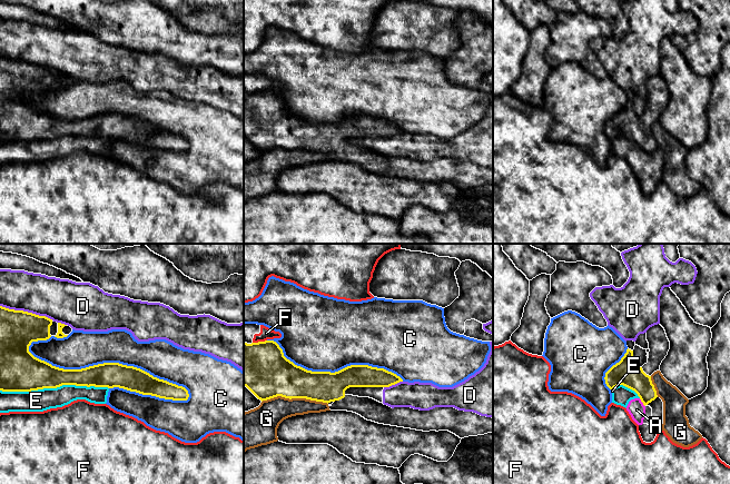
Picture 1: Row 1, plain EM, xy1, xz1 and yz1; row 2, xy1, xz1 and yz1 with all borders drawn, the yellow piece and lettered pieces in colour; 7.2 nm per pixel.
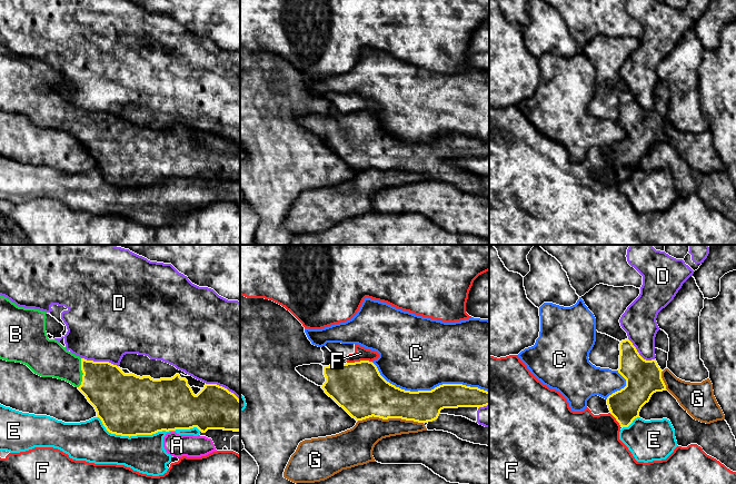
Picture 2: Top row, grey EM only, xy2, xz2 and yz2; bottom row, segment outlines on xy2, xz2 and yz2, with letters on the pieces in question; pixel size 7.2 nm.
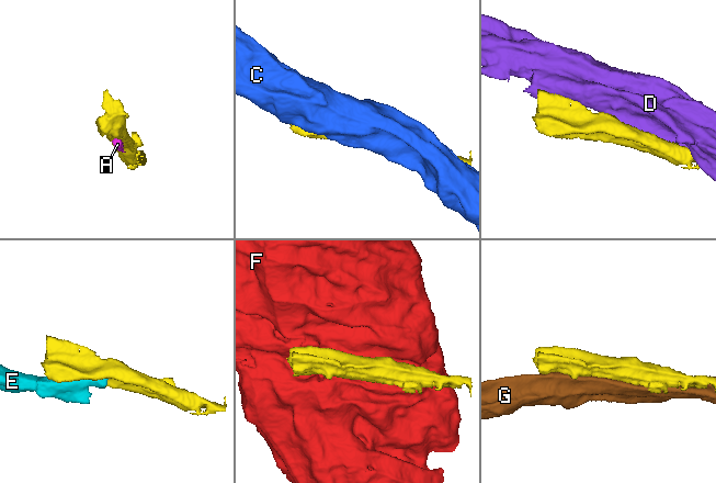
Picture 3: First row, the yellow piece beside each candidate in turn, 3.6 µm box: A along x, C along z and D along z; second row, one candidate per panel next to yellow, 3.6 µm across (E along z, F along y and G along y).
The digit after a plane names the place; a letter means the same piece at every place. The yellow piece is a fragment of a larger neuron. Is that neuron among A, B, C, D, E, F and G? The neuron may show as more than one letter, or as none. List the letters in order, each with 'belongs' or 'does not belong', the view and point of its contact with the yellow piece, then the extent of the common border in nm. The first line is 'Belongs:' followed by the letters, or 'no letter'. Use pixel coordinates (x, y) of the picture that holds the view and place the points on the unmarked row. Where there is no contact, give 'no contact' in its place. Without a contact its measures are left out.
Belongs: B
A: does not belong; meets yellow in yz1 at (642, 152); contact 80 nm long
B: belongs; meets yellow in xy2 at (82, 122); contact 220 nm long
C: does not belong; meets yellow in xy1 at (109, 114); contact 1200 nm long
D: does not belong; meets yellow in xy1 at (27, 62); contact 400 nm long
E: does not belong; meets yellow in xy1 at (53, 138); contact 800 nm long
F: does not belong; meets yellow in xz2 at (360, 111); contact 180 nm long
G: does not belong; meets yellow in xz1 at (295, 148); contact 480 nm long

